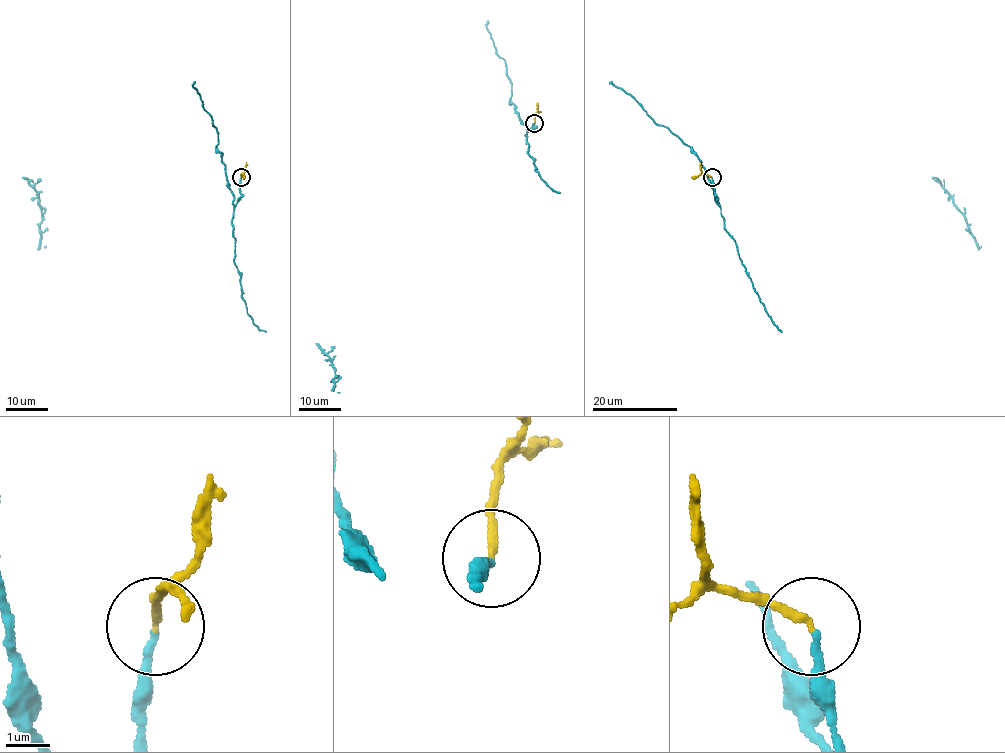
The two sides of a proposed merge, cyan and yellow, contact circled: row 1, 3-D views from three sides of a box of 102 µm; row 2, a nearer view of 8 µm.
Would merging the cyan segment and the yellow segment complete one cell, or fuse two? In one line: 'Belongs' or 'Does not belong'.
Belongs

